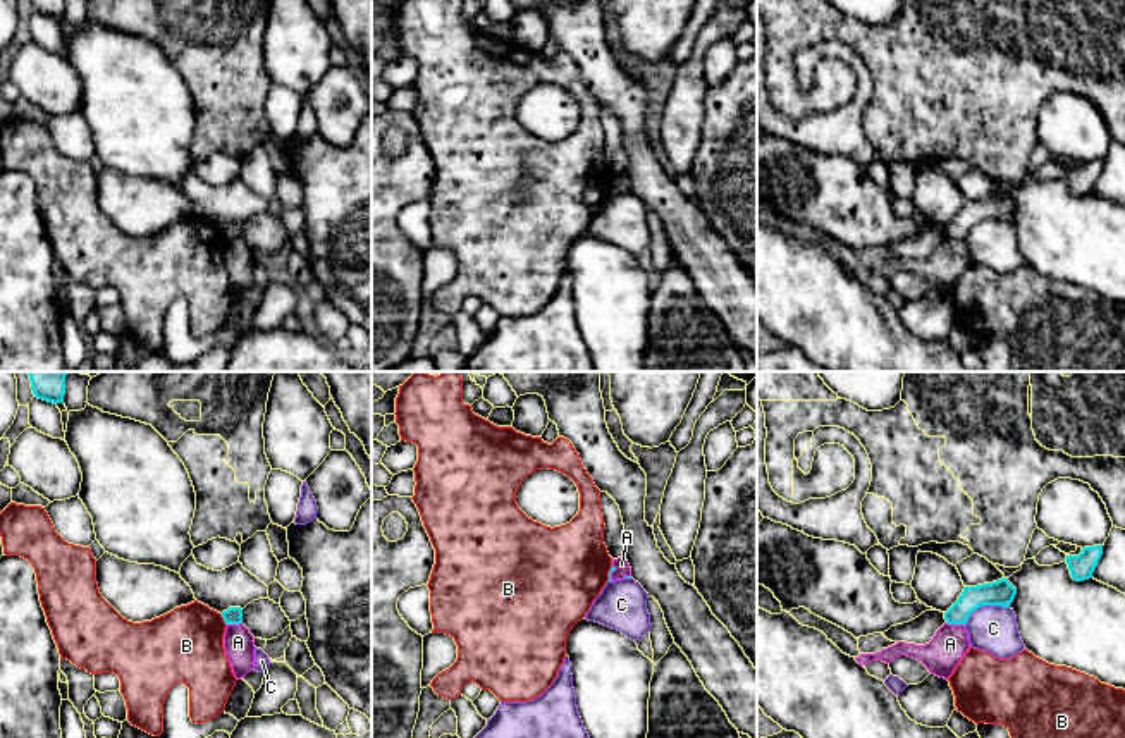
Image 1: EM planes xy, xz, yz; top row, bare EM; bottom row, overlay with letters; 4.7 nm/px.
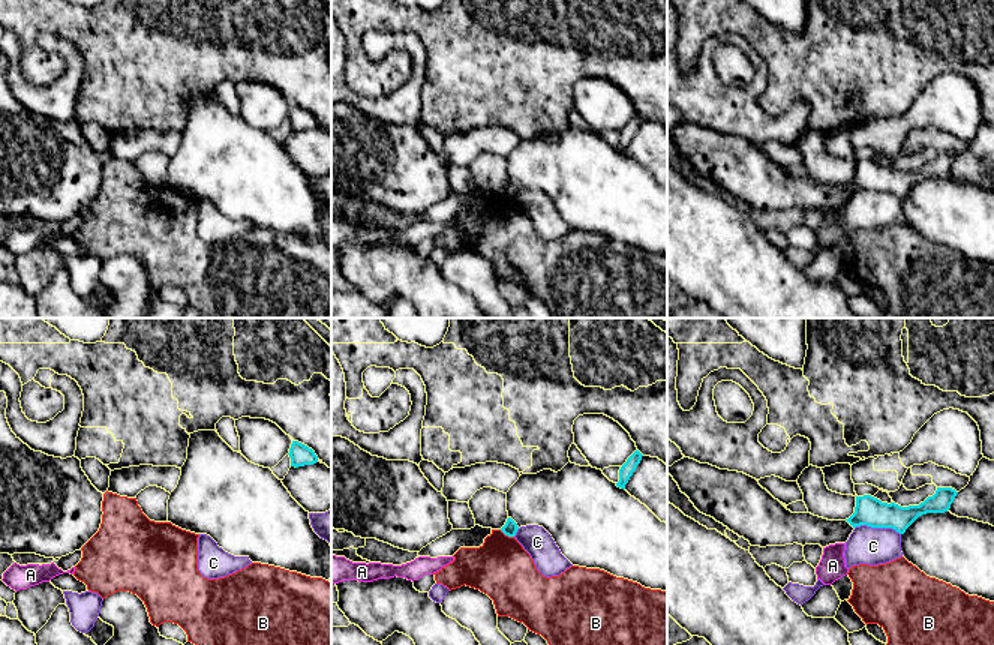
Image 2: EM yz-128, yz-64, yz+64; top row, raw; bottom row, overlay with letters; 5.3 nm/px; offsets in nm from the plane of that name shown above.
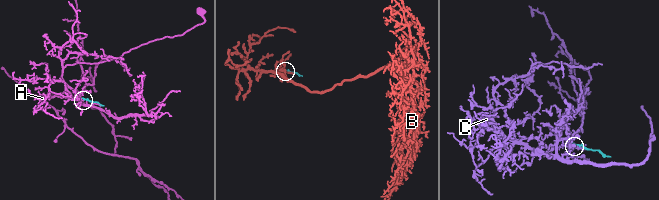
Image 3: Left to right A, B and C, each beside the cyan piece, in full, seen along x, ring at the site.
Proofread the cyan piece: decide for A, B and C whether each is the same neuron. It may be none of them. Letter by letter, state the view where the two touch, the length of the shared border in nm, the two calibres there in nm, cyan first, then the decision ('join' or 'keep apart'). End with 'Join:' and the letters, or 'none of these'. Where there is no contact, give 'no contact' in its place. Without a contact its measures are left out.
A: meets cyan in yz; contact 90 nm long; 110 nm thick on the cyan side, 170 nm on the other; keep apart
B: meets cyan in xy; contact 60 nm long; 80 nm thick on the cyan side, 360 nm on the other; keep apart
C: meets cyan in yz; contact 220 nm long; 120 nm thick on the cyan side, 220 nm on the other; keep apart
Join: none of these

